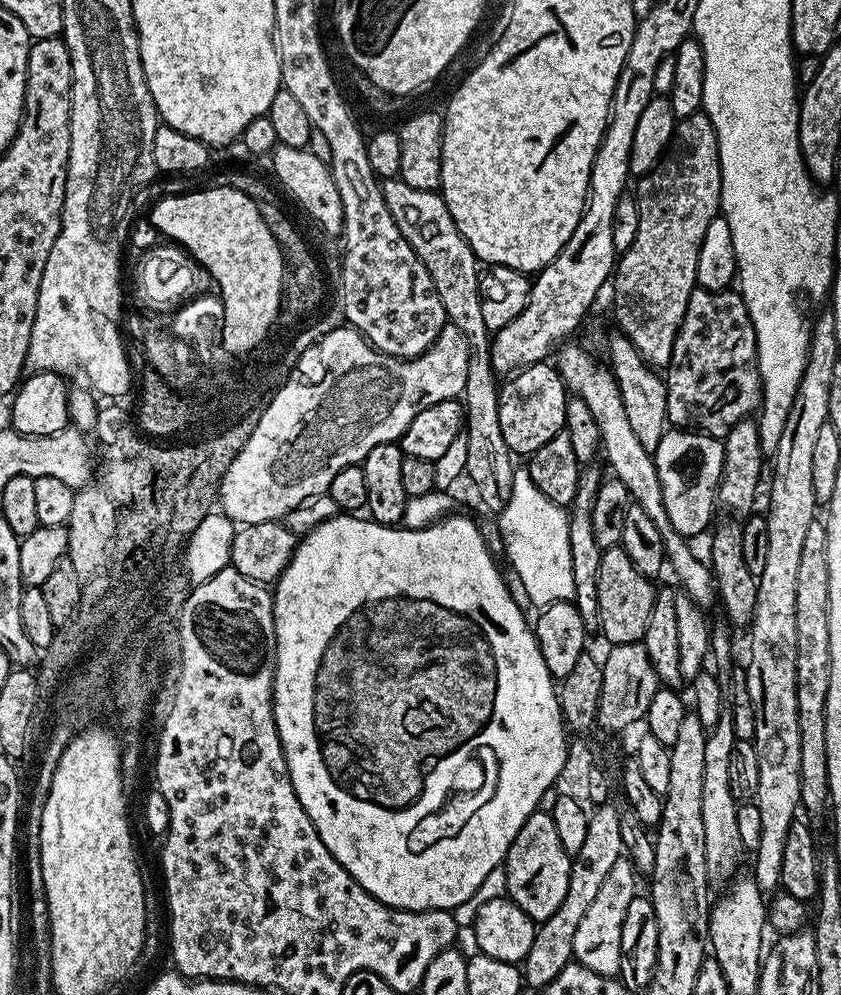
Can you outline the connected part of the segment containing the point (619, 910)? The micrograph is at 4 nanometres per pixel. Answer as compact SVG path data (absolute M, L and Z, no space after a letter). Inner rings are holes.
M621 858L614 862L610 874L602 881L602 887L598 889L598 895L594 902L590 902L582 923L574 933L574 950L572 951L575 963L594 970L594 974L615 977L620 970L622 958L622 922L626 922L626 910L632 899L638 895L636 888L638 875L633 863L628 858Z

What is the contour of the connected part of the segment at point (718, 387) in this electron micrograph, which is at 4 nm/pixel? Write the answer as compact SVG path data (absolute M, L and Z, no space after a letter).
M698 286L690 294L682 326L674 338L674 350L666 369L666 383L668 422L680 430L699 430L709 436L723 438L737 422L759 409L762 385L760 367L756 364L756 331L739 291L711 292Z

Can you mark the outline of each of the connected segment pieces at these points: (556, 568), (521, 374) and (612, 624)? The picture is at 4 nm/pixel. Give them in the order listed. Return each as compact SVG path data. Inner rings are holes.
M520 466L513 474L513 493L509 504L498 514L500 519L500 538L494 532L488 532L486 539L488 547L498 552L504 543L504 552L508 555L510 568L522 578L523 585L530 596L533 606L543 606L562 602L574 601L574 570L570 570L570 530L568 529L569 513L561 505L550 502L538 486L534 486L534 478L530 478L527 467Z
M541 362L529 364L509 375L508 380L499 385L498 423L502 428L506 446L512 454L537 452L554 434L565 431L564 419L569 393L564 387L564 379L560 377L551 363Z
M623 546L605 548L600 553L598 566L598 614L600 615L599 635L613 644L638 644L646 634L646 622L650 622L650 610L658 591L657 585L643 576L626 554Z

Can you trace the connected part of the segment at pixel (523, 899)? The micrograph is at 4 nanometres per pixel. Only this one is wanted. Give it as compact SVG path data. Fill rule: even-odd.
M537 810L518 830L514 842L502 865L506 874L507 897L513 900L534 922L550 918L558 906L562 906L562 898L566 898L566 886L570 886L570 870L572 857L562 846L558 838L558 830L554 827L551 811Z

